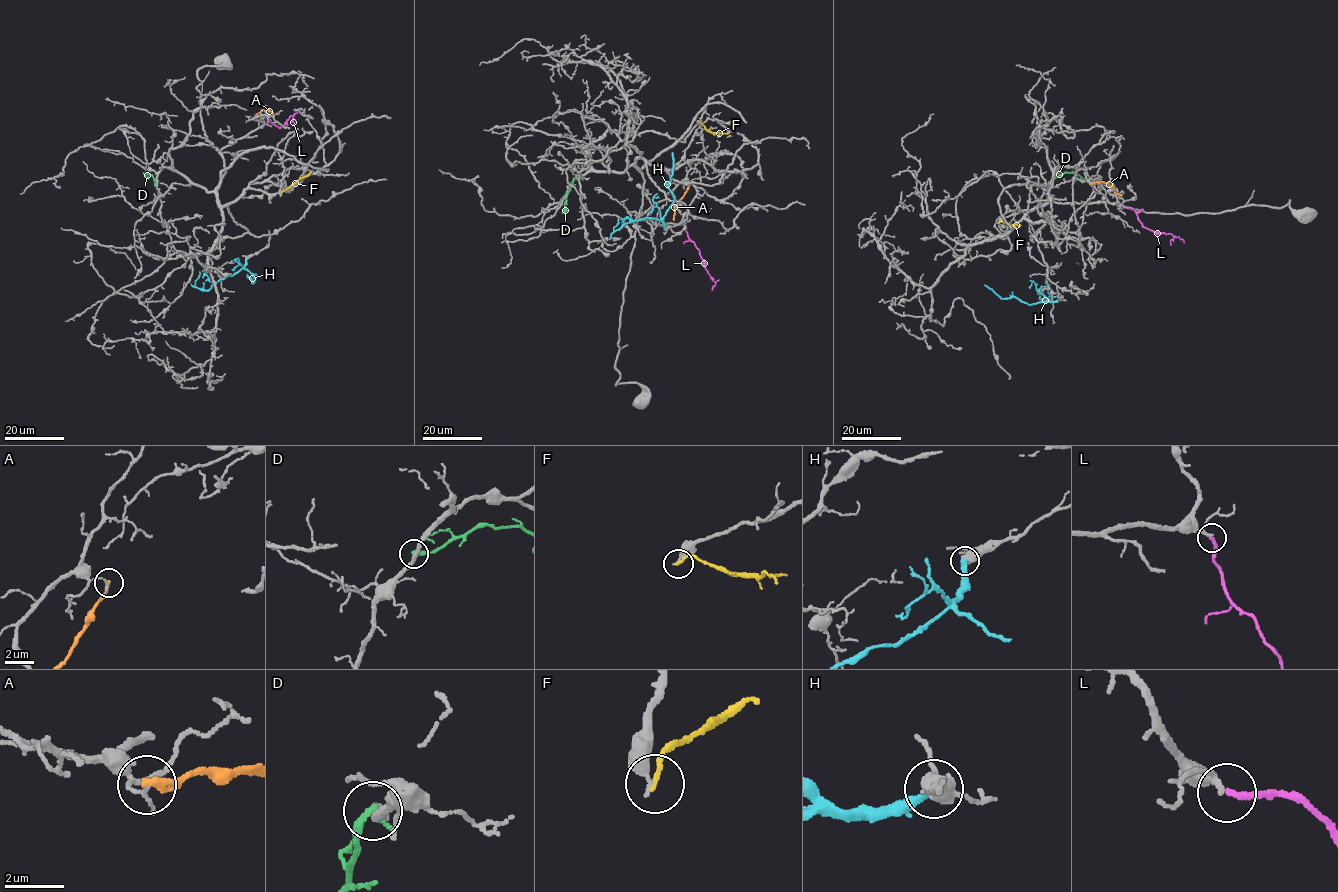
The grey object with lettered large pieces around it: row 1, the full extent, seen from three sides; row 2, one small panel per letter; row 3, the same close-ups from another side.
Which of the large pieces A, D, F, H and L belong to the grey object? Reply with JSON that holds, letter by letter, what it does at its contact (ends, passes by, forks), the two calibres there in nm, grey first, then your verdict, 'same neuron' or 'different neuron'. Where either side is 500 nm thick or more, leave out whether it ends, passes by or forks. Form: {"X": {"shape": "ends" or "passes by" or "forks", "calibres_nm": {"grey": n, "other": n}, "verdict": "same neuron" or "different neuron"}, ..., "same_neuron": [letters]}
{"A": {"shape": "ends", "calibres_nm": {"grey": 90, "other": 260}, "verdict": "different neuron"}, "D": {"shape": "ends", "calibres_nm": {"grey": 280, "other": 240}, "verdict": "different neuron"}, "F": {"shape": "ends", "calibres_nm": {"grey": 360, "other": 170}, "verdict": "different neuron"}, "H": {"shape": "ends", "calibres_nm": {"grey": 460, "other": 360}, "verdict": "different neuron"}, "L": {"shape": "ends", "calibres_nm": {"grey": 150, "other": 240}, "verdict": "same neuron"}, "same_neuron": ["L"]}

